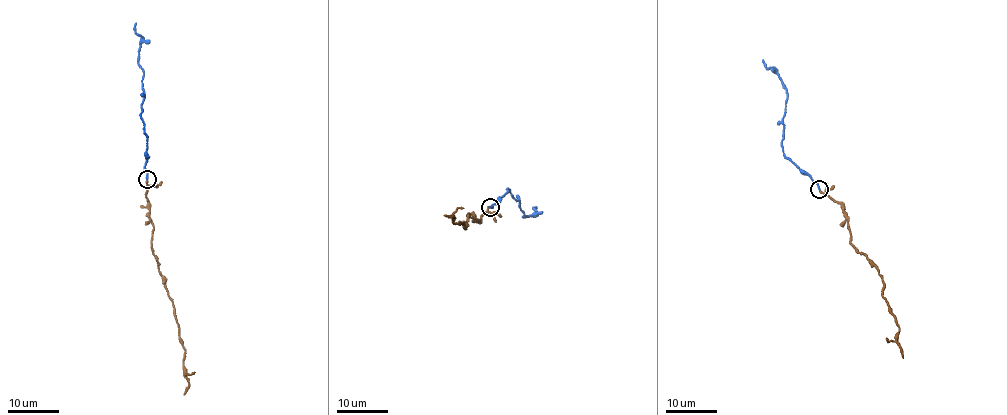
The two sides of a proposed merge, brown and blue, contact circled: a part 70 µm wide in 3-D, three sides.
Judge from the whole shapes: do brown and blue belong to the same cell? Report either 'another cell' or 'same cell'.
same cell

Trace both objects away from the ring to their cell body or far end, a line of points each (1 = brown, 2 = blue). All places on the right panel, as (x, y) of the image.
1: (819, 190), (841, 204), (852, 246), (866, 256), (882, 278), (882, 296), (899, 328), (897, 343), (903, 358)
2: (819, 190), (817, 183), (785, 156), (782, 145), (787, 91), (763, 59)

